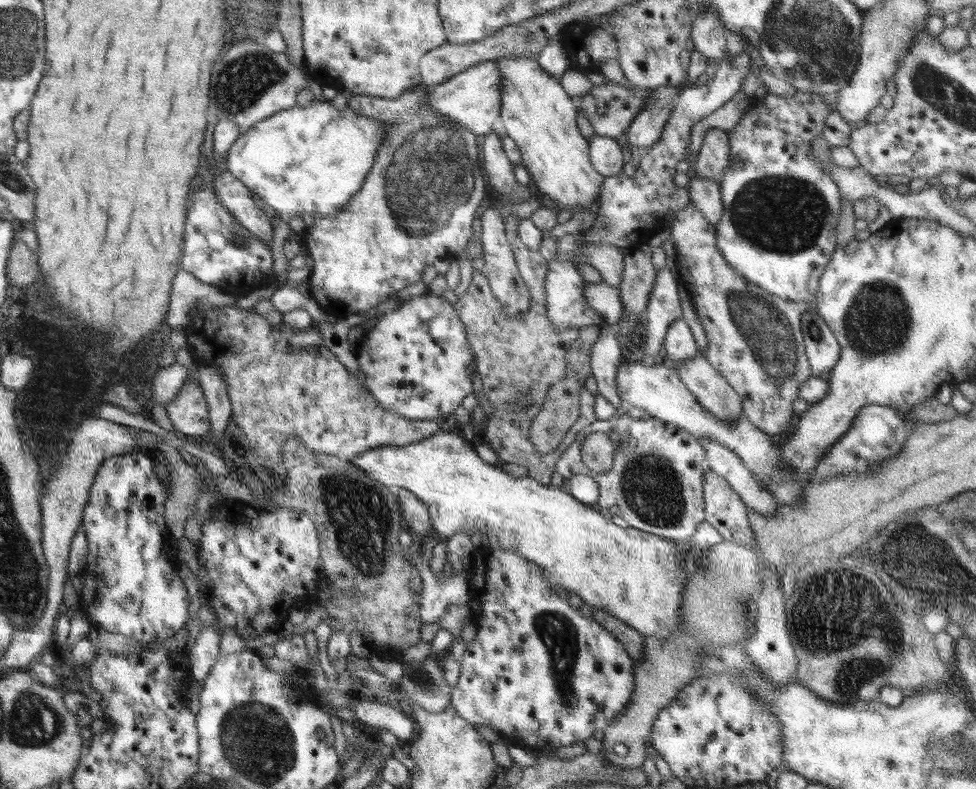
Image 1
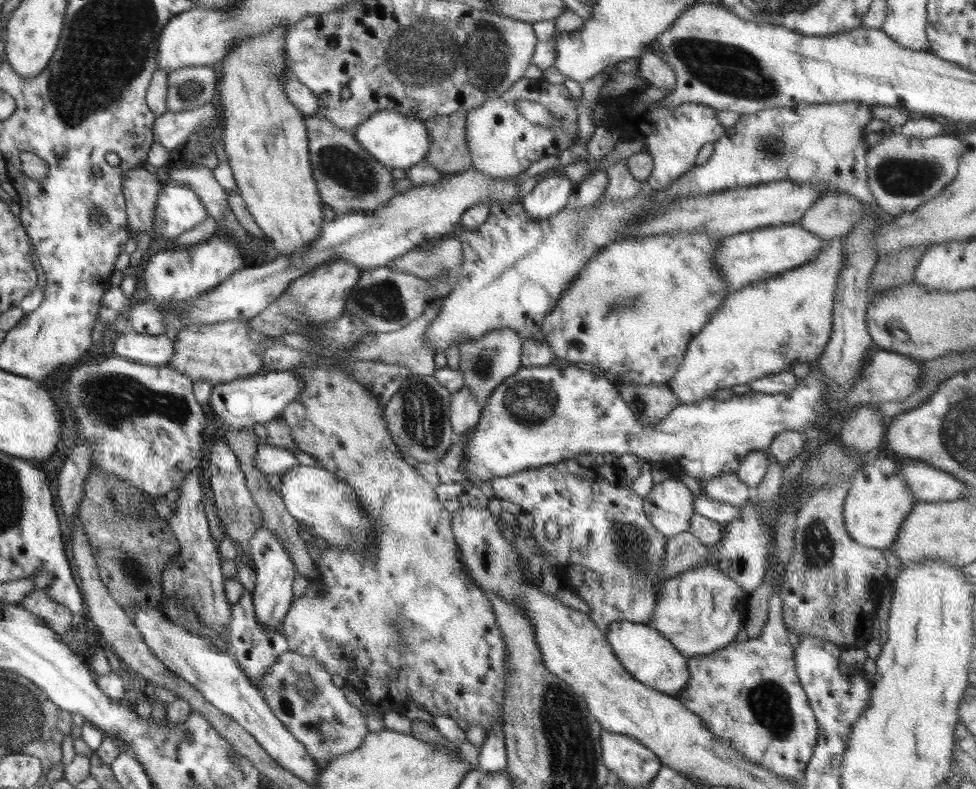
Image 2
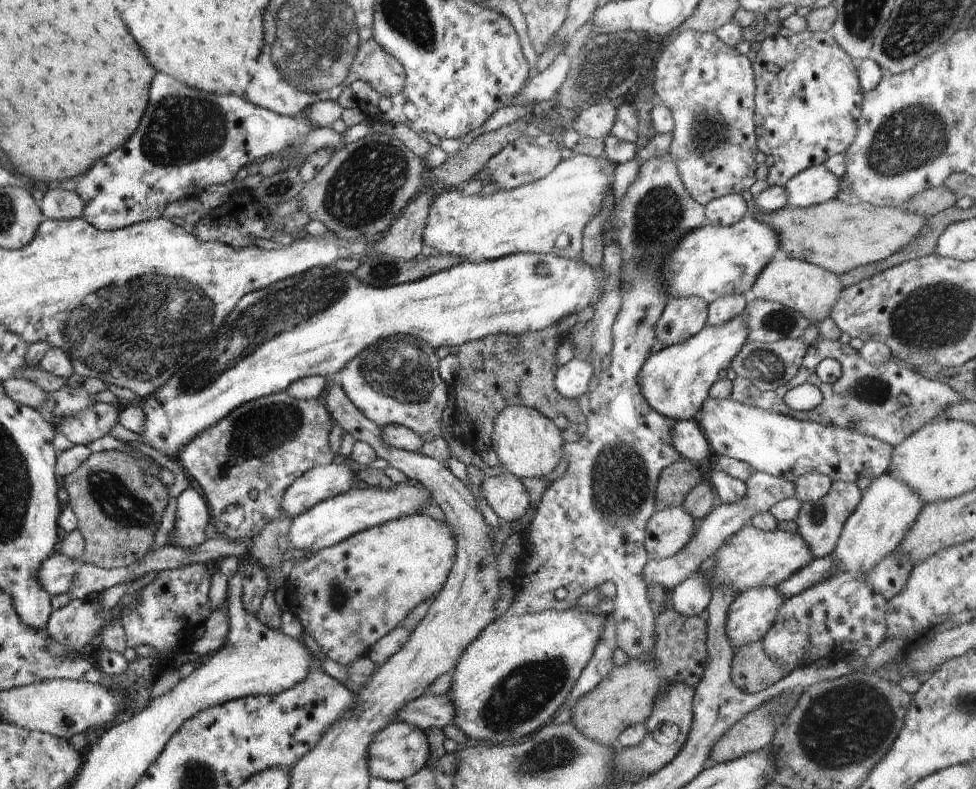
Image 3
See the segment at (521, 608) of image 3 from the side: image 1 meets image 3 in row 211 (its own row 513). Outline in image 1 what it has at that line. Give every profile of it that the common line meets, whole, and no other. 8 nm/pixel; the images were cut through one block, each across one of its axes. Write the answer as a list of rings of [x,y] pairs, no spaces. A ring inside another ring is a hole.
[[[615,414],[608,420],[596,420],[592,423],[576,436],[574,443],[560,456],[556,462],[555,471],[566,481],[578,474],[594,478],[599,486],[598,506],[608,508],[612,514],[621,516],[630,527],[677,541],[691,538],[698,524],[704,521],[706,514],[702,474],[708,469],[708,463],[705,459],[706,449],[700,440],[678,426],[652,416],[648,419],[636,419],[626,414],[620,416]],[[596,432],[606,434],[614,447],[612,469],[607,473],[595,473],[582,462],[580,446],[590,434]]]

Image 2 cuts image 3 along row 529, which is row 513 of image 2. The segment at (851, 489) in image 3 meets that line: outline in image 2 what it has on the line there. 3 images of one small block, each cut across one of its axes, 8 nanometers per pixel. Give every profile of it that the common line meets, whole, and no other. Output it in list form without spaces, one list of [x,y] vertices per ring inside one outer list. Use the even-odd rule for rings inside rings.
[[[840,479],[826,483],[820,489],[814,489],[800,505],[796,514],[794,531],[794,550],[791,554],[784,580],[781,584],[782,619],[786,628],[799,635],[808,633],[834,643],[842,650],[850,648],[864,649],[874,635],[878,605],[886,586],[888,562],[884,552],[854,541],[846,530],[842,506],[844,498],[852,486],[852,480]]]

